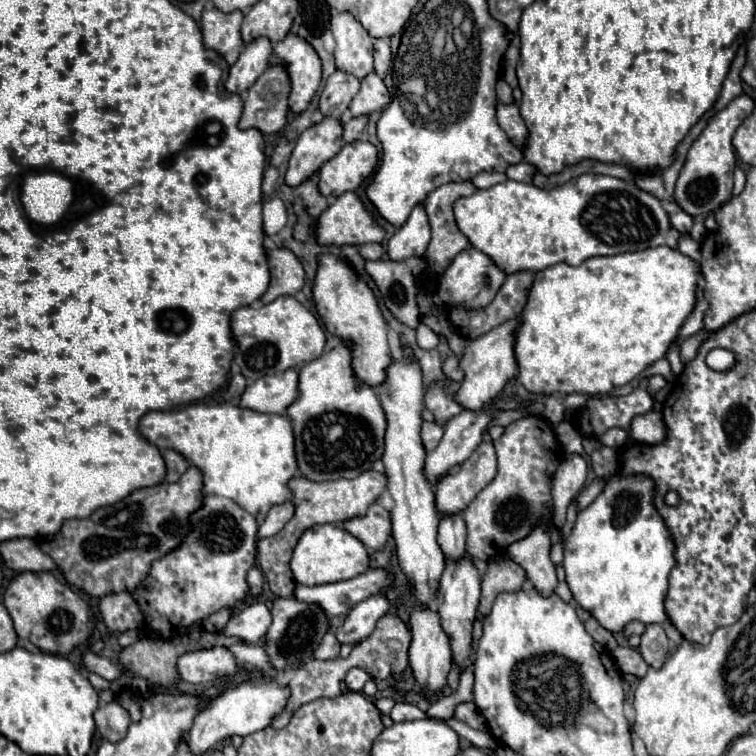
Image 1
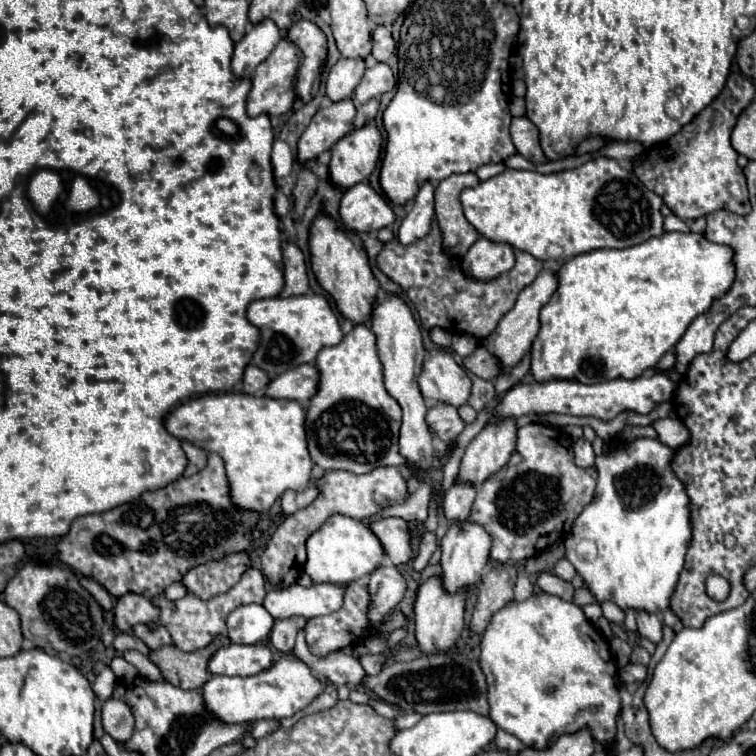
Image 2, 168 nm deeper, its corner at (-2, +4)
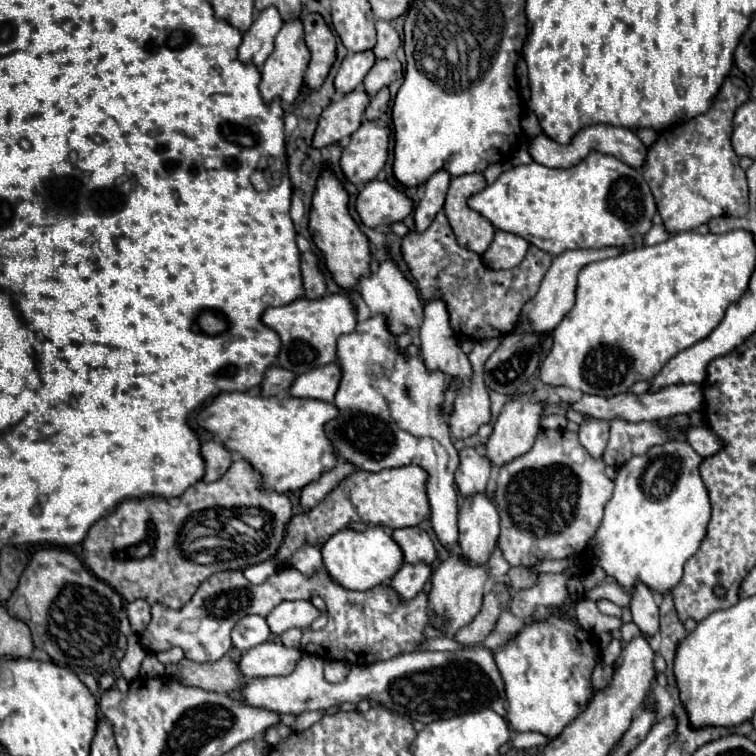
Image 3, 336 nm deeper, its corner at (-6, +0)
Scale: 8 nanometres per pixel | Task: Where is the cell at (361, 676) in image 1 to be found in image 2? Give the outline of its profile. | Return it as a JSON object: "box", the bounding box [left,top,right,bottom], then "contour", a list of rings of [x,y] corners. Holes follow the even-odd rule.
{"box":[294,631,366,687],"contour":[[[300,631],[298,639],[296,639],[294,653],[300,655],[300,659],[304,659],[316,675],[332,681],[334,685],[344,685],[346,683],[350,687],[356,687],[360,683],[360,679],[366,675],[360,661],[352,655],[346,655],[341,651],[332,652],[325,657],[312,655],[306,647],[304,631]]]}

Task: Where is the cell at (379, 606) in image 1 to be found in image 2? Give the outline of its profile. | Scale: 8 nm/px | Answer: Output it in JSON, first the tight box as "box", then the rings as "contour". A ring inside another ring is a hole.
{"box":[368,565,406,623],"contour":[[[382,565],[370,575],[368,589],[372,597],[368,617],[378,623],[402,601],[406,593],[406,579],[394,565]]]}

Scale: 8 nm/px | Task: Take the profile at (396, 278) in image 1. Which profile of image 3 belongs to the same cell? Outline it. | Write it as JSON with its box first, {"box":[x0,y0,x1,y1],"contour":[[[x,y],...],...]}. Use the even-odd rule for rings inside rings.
{"box":[400,211,552,341],"contour":[[[444,211],[436,215],[426,231],[410,231],[402,239],[400,251],[412,277],[416,279],[420,297],[428,301],[434,299],[434,295],[440,295],[444,303],[448,303],[450,327],[454,335],[468,337],[472,341],[508,335],[518,321],[522,305],[536,295],[540,281],[552,263],[552,257],[548,253],[530,245],[524,261],[518,267],[508,271],[492,271],[484,267],[480,255],[456,243]]]}

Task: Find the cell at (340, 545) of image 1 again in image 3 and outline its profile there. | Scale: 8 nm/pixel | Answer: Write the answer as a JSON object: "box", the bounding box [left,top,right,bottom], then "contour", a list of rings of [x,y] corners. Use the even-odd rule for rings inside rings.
{"box":[320,525,402,591],"contour":[[[378,525],[368,527],[364,531],[340,529],[322,545],[320,551],[324,559],[324,569],[328,571],[328,575],[332,575],[332,579],[336,579],[336,583],[340,583],[342,587],[356,589],[356,591],[368,591],[376,585],[386,583],[402,563],[400,547]]]}

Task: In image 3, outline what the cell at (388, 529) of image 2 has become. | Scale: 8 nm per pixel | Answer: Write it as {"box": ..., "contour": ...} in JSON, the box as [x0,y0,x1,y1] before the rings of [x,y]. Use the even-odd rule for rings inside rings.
{"box":[392,527,436,563],"contour":[[[404,527],[394,529],[392,539],[400,545],[406,563],[432,563],[436,559],[436,549],[432,539],[422,527]]]}

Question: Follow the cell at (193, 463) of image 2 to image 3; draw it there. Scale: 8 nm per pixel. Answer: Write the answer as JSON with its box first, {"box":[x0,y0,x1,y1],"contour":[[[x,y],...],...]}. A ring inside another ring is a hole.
{"box":[202,439,232,483],"contour":[[[210,439],[210,441],[204,441],[202,443],[202,459],[204,459],[204,465],[206,465],[206,473],[202,477],[202,481],[210,483],[210,481],[216,481],[218,477],[224,475],[224,471],[230,467],[232,463],[232,455],[222,447],[222,443],[218,443],[216,439]]]}

